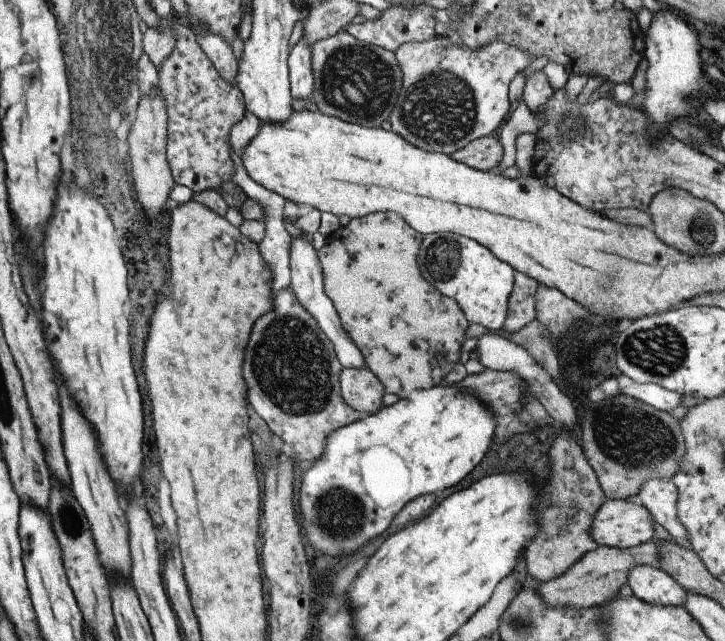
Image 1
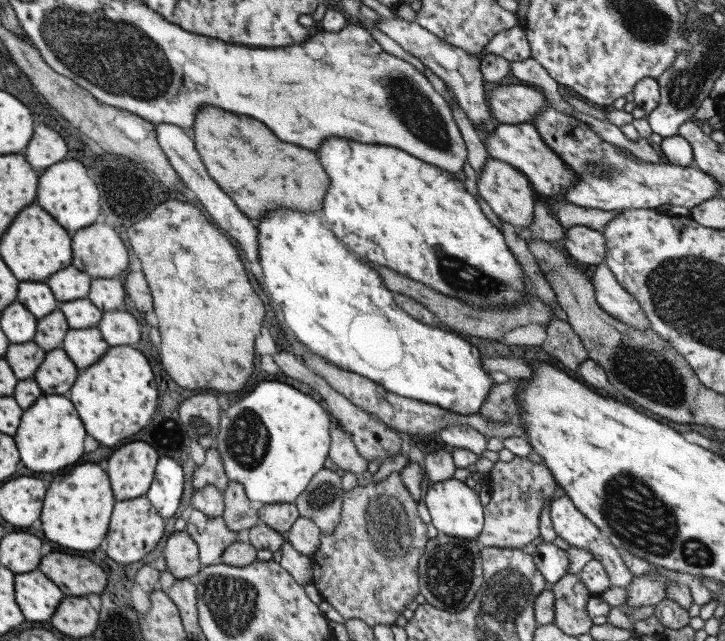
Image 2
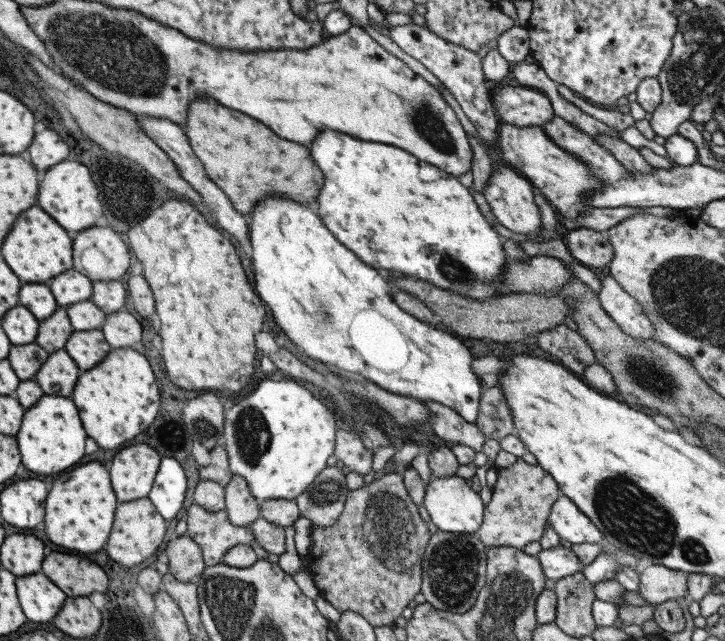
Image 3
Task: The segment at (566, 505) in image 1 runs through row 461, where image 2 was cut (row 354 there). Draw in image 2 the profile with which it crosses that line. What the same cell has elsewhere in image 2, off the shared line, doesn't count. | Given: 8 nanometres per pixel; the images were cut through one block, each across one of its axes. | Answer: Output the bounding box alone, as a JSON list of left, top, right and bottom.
[541,317,589,370]

